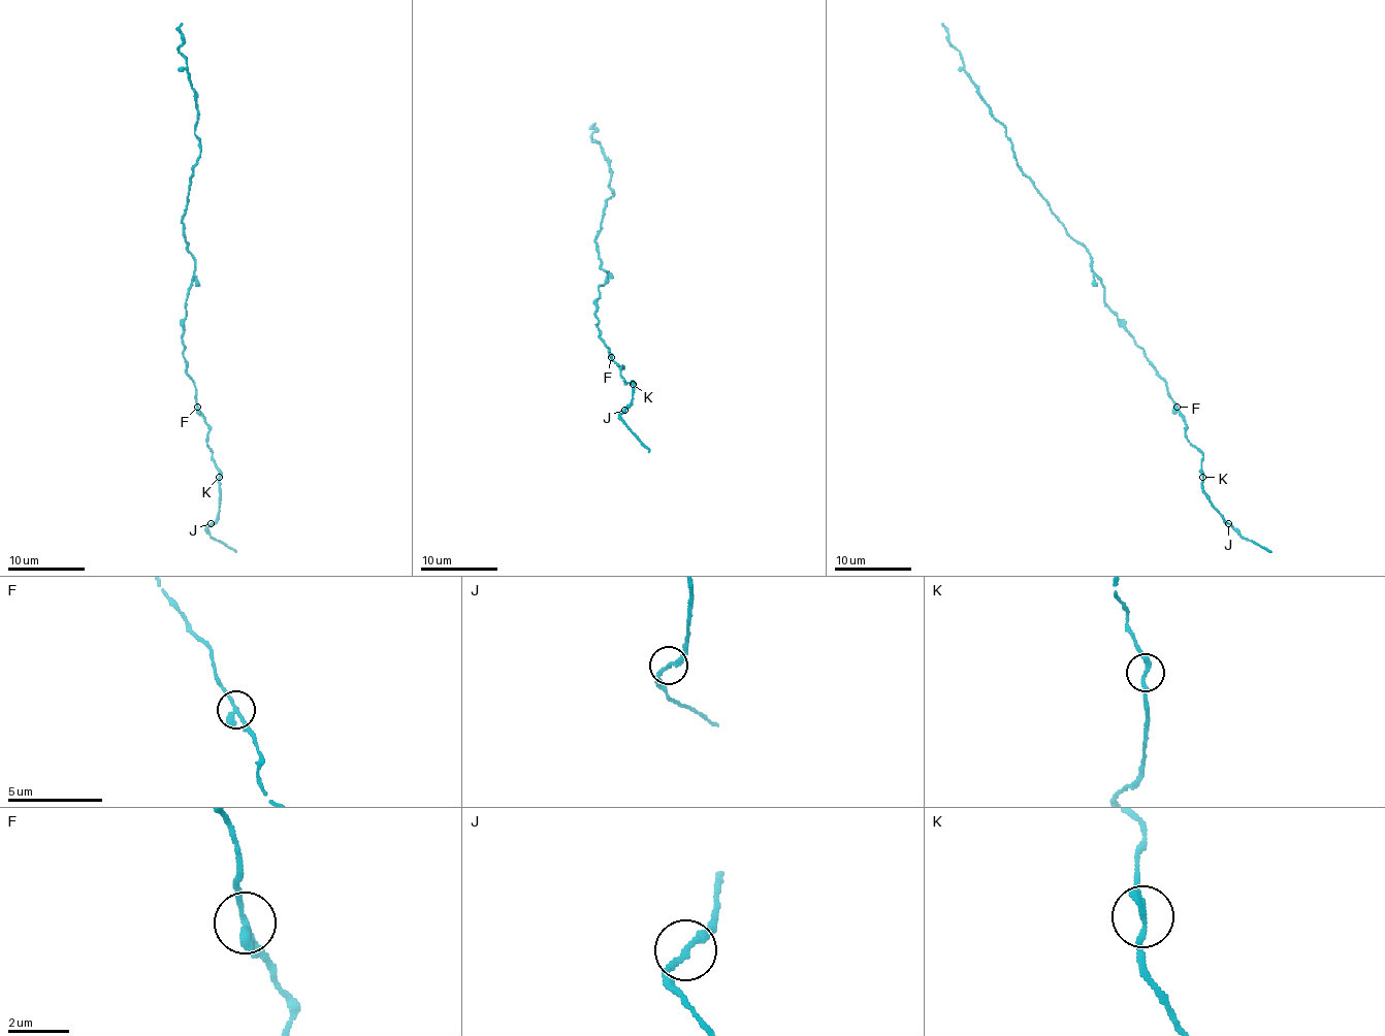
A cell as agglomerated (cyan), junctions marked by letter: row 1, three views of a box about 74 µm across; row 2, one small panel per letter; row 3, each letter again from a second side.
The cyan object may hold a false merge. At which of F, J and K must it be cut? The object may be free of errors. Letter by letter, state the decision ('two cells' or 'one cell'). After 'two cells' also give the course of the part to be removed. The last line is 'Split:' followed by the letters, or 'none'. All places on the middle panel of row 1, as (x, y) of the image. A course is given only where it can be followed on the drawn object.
F: one cell
J: one cell
K: one cell
Split: none

